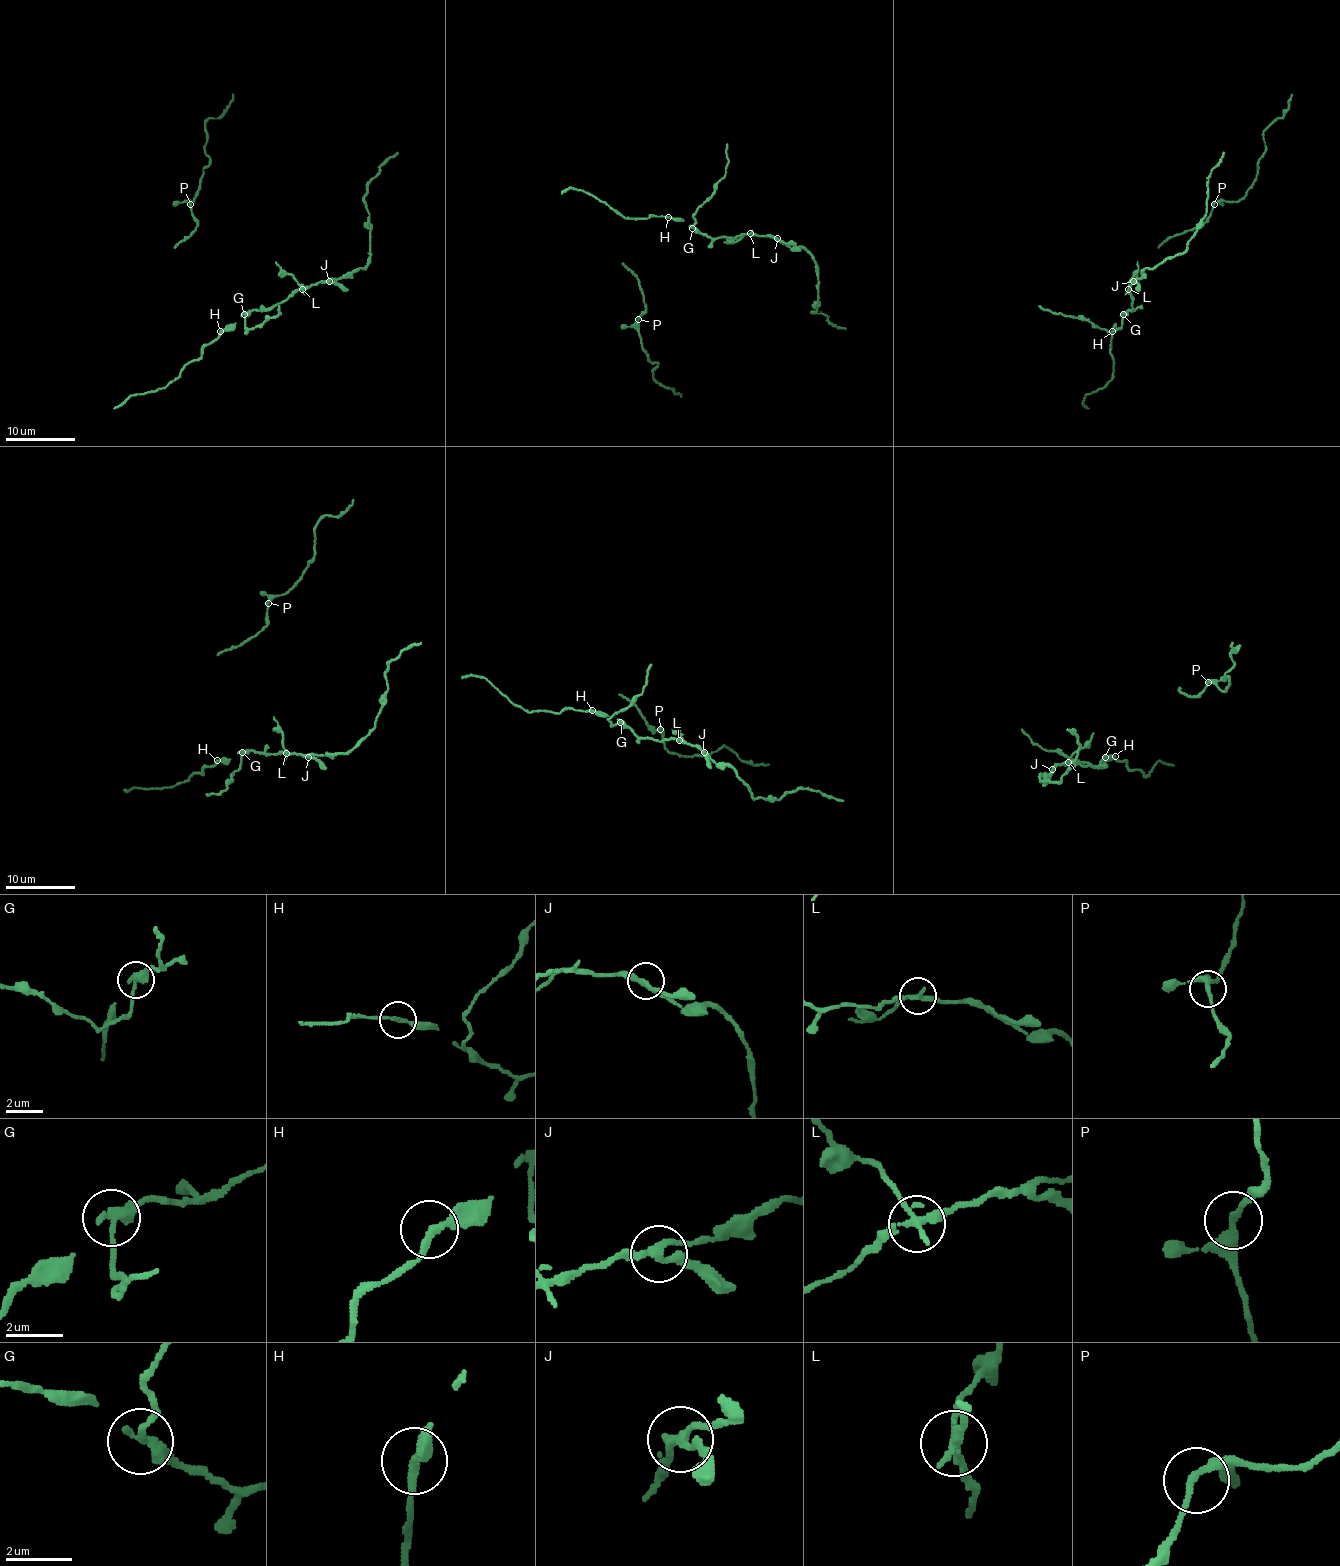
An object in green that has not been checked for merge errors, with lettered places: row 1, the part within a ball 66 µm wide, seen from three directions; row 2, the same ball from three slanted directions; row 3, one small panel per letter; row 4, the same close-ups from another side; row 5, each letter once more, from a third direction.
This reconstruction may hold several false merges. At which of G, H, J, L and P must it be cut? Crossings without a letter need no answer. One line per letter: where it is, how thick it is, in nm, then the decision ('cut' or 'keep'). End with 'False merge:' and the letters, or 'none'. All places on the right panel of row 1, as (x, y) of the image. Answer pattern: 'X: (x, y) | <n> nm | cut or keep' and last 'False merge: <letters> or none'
G: (1123, 314) | 320 nm | cut
H: (1112, 331) | 220 nm | keep
J: (1133, 281) | 240 nm | keep
L: (1128, 289) | 220 nm | cut
P: (1214, 204) | 240 nm | keep
False merge: G, L

